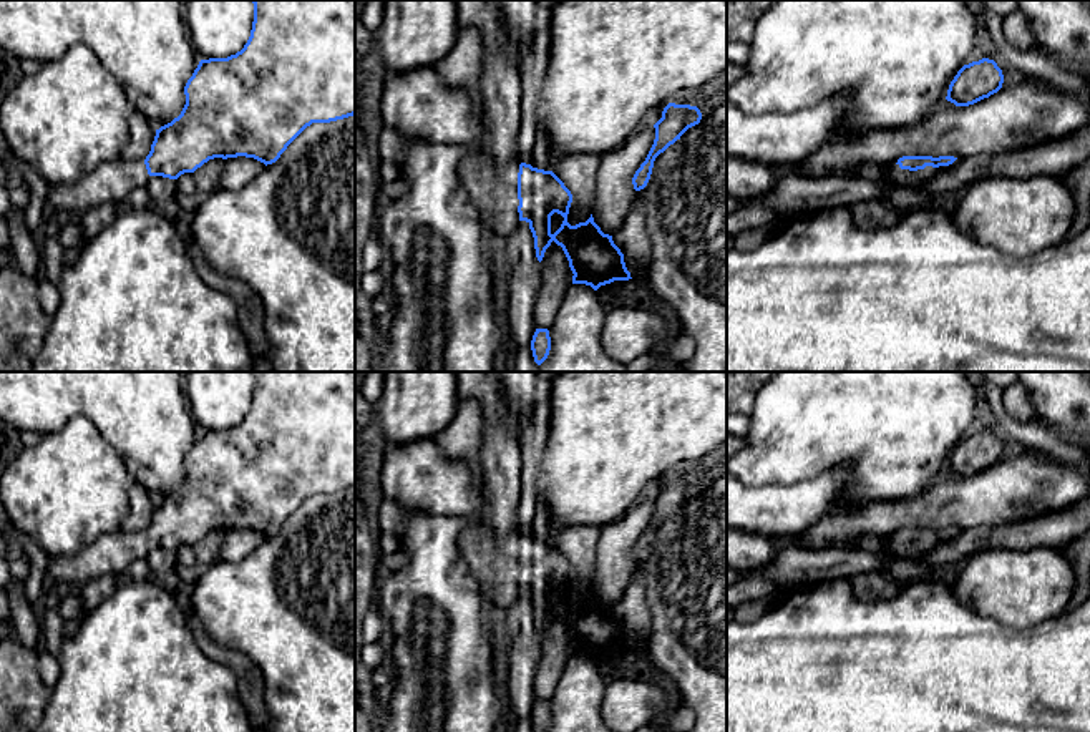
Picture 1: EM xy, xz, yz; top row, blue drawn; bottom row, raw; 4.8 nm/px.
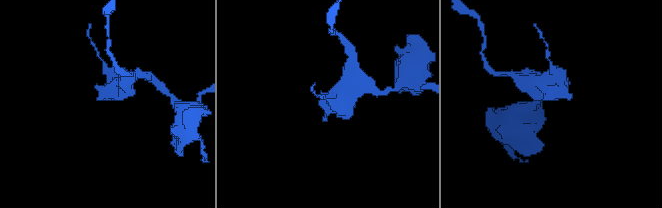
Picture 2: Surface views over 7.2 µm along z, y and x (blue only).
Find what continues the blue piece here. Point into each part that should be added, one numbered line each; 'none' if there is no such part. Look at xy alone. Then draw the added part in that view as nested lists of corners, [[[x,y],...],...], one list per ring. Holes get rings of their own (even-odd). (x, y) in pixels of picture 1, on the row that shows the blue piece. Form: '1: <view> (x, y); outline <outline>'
1: xy (111, 181); outline [[[116,159],[100,164],[73,184],[50,188],[46,199],[56,211],[71,211],[81,216],[85,211],[105,203],[123,207],[128,194],[136,188],[144,188],[148,179],[144,159]]]

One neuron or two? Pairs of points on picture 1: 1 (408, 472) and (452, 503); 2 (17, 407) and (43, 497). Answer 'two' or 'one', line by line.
1: one
2: two

